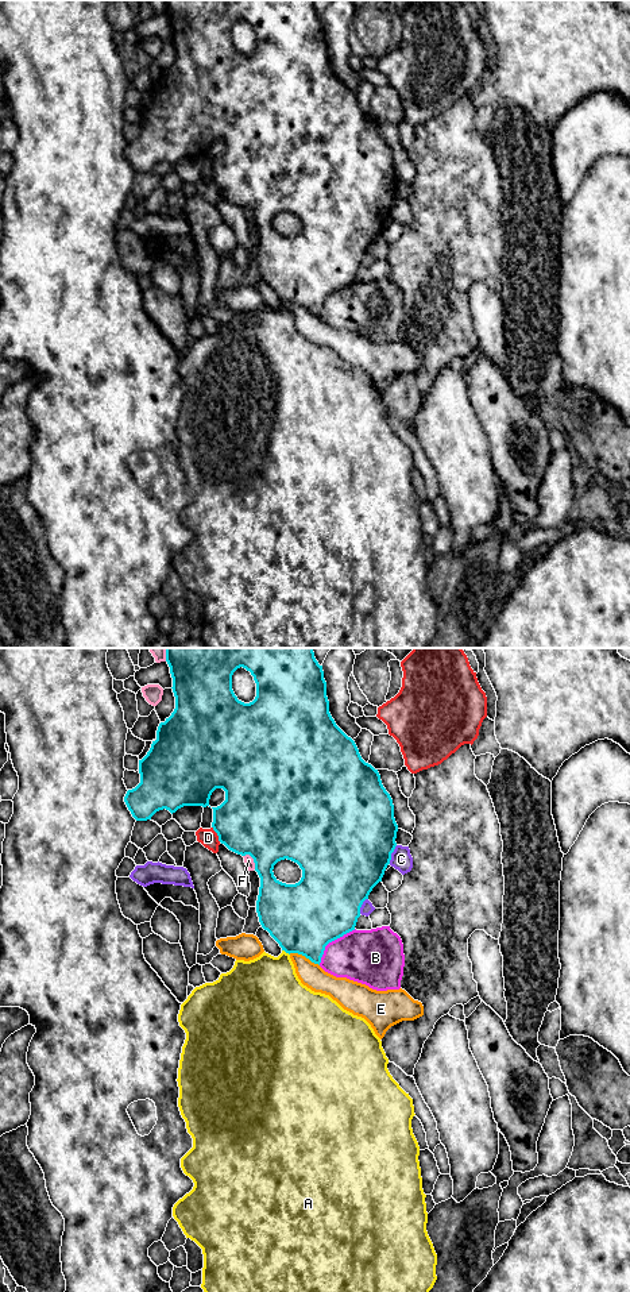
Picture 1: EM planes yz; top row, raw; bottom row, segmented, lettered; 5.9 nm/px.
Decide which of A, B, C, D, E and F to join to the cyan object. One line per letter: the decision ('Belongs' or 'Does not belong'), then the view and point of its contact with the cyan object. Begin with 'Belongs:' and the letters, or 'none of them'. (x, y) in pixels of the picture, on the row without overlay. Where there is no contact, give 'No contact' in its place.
Belongs: none of them
A: Does not belong. Touches cyan at yz (286, 304)
B: Does not belong. Touches cyan at yz (331, 293)
C: Does not belong. Touches cyan at yz (390, 207)
D: Does not belong. Touches cyan at yz (217, 186)
E: Does not belong. Touches cyan at yz (304, 307)
F: Does not belong. Touches cyan at yz (252, 209)

